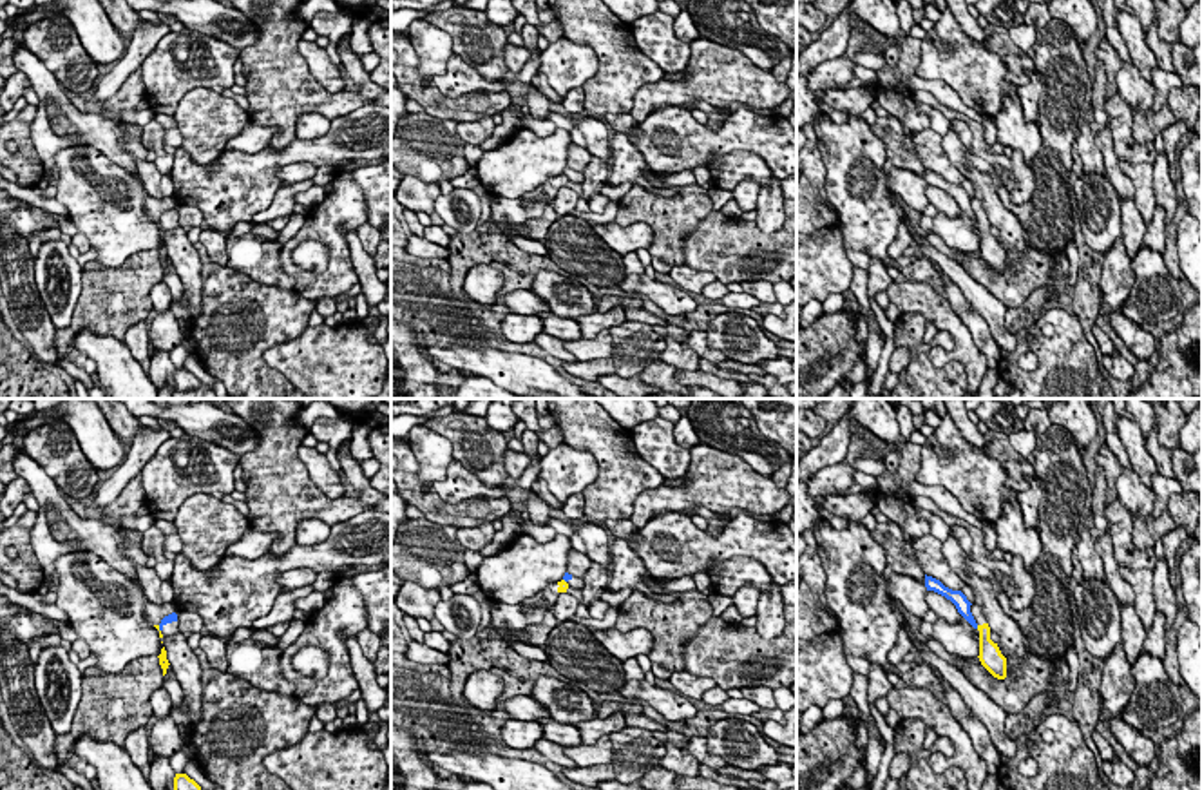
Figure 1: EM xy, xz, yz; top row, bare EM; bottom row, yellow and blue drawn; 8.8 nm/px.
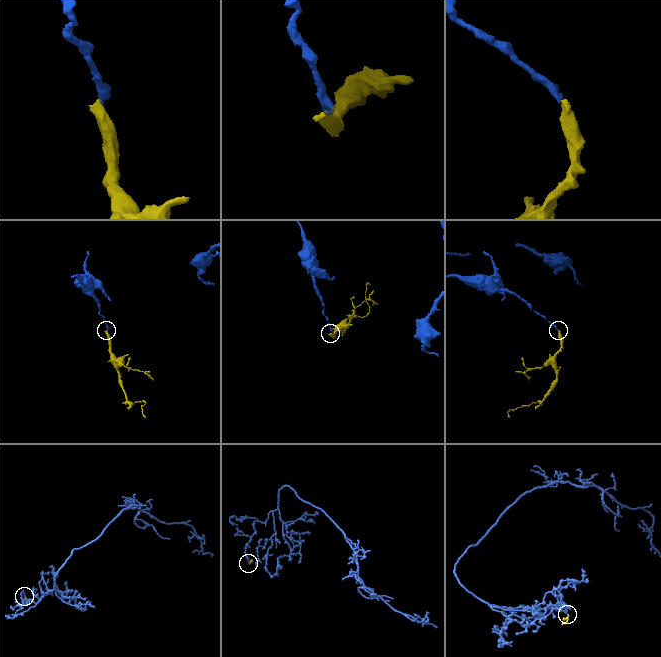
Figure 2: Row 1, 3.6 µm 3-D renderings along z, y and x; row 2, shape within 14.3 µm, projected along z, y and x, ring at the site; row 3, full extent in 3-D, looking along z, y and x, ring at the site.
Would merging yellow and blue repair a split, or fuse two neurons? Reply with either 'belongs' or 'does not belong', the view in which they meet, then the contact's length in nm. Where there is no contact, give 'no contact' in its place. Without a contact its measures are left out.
does not belong; meets yellow in xy; contact 70 nm long

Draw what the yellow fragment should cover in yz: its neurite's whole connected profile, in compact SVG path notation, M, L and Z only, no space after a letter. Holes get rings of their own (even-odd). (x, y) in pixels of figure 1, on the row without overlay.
M978 198L970 199L970 207L978 217L979 225L979 255L981 259L997 274L1006 272L1006 252L1001 248L997 237L990 234L990 221L985 208Z

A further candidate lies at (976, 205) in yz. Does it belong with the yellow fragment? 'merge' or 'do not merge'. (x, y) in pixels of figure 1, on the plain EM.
merge

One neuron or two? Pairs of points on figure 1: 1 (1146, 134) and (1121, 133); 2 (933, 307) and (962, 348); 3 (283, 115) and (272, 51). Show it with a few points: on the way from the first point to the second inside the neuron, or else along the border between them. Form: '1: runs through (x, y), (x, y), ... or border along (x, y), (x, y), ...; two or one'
1: border along (1132, 111), (1132, 136), (1141, 144), (1152, 145); two
2: runs through (944, 317), (962, 337); one
3: runs through (279, 98), (277, 67); one

